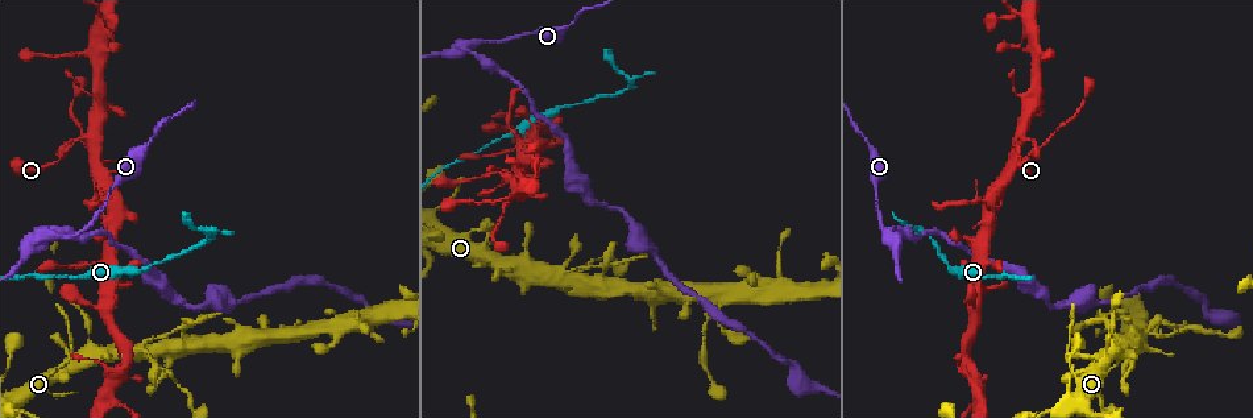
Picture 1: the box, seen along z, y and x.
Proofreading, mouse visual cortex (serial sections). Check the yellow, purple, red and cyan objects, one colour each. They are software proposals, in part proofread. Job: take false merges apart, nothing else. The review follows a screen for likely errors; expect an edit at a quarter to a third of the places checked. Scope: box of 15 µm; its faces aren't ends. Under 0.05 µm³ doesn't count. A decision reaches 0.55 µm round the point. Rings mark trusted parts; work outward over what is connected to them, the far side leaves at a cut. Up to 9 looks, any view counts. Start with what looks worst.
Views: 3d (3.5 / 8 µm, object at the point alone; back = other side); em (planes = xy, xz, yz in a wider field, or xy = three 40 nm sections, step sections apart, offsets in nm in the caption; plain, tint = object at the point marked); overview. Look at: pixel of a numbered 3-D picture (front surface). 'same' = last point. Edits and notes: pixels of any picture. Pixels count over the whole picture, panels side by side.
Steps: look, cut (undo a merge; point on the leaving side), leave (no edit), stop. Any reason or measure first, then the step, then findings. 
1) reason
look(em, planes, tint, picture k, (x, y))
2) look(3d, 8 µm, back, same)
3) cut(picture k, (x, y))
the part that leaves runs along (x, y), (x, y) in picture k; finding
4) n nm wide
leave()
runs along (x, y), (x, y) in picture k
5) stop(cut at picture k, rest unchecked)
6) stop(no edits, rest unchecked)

sharp bend
look(3d, 8 µm, picture 1, (629, 83))

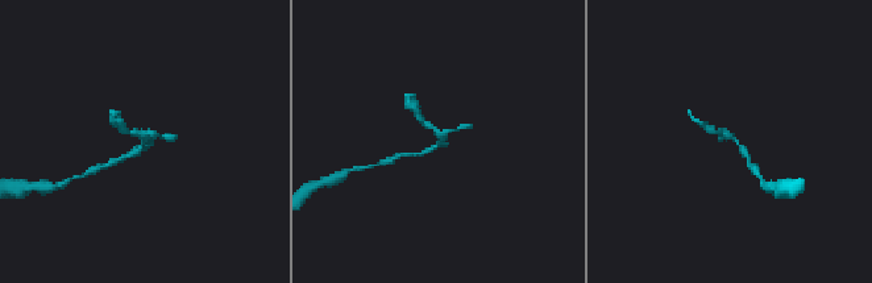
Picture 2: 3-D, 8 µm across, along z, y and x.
shape alone is not enough
look(em, xy, step 5, tint, picture 2, (731, 136))

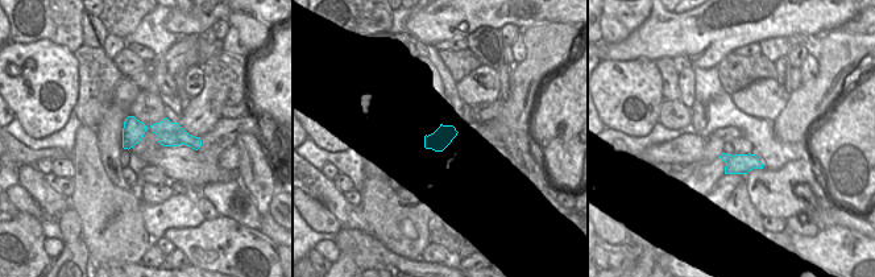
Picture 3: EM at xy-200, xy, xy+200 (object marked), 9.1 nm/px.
cut(picture 2, (169, 137))
two cells meet here

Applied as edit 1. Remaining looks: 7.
redraw
look(overview)

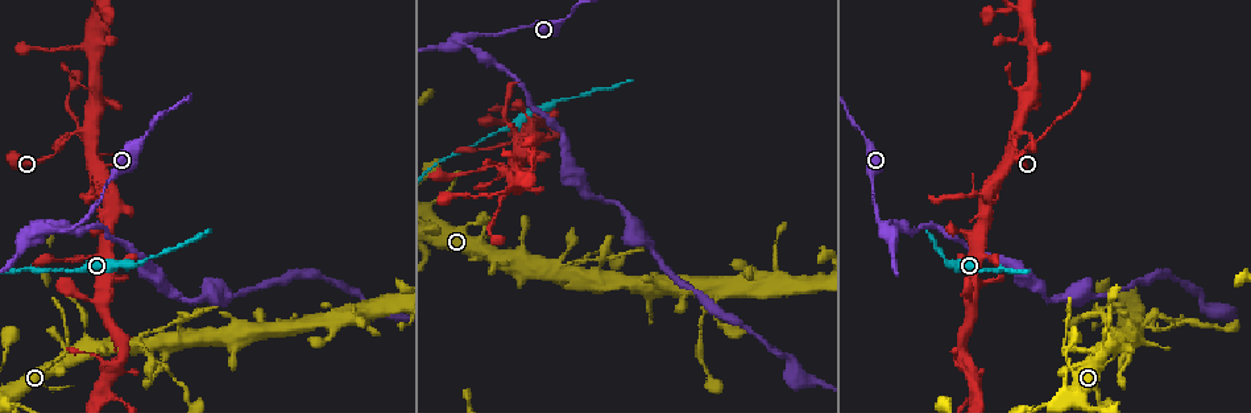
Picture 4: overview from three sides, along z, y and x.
calibre changes
look(3d, 8 µm, back, picture 4, (147, 345))

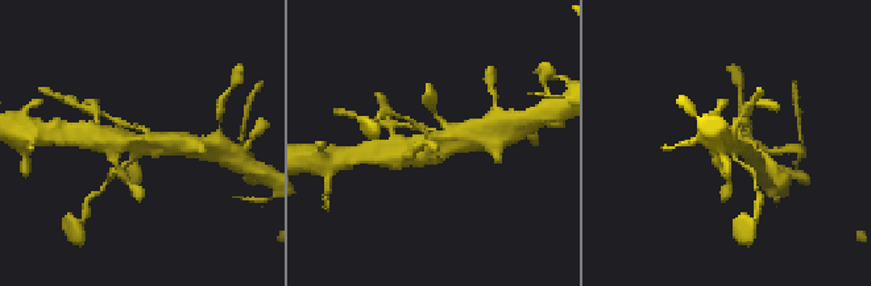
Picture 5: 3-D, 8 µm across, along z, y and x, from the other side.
need the tissue
look(em, planes, tint, picture 5, (435, 139))

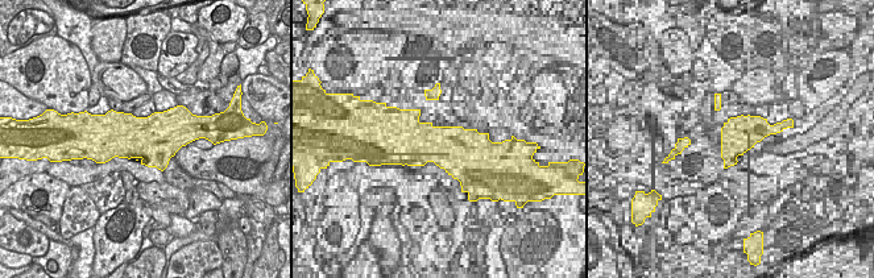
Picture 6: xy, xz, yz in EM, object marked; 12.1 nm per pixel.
cut(picture 5, (760, 103))
the part that leaves runs along (739, 115), (751, 103), (778, 107) in picture 5; a second cell is stuck on

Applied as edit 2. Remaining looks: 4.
abrupt turn
look(3d, 3.5 µm, picture 4, (43, 225))

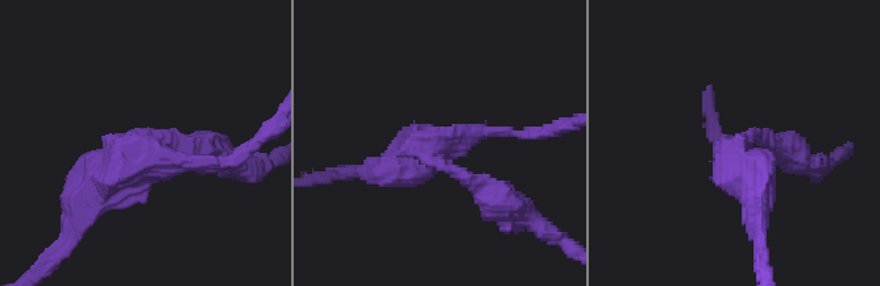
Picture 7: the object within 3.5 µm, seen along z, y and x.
3 arms; arms of 150, 250, 450 nm
look(em, xy, step 5, tint, picture 7, (441, 145))

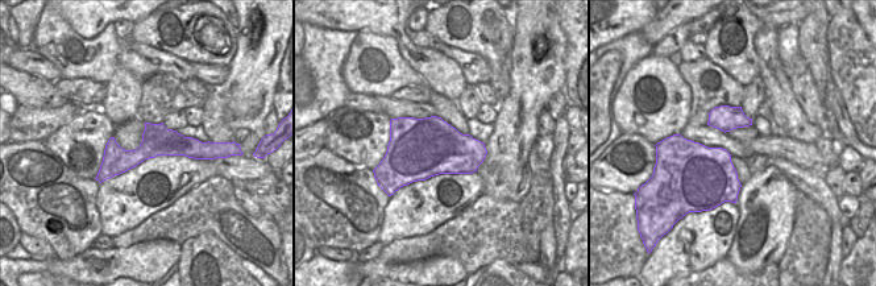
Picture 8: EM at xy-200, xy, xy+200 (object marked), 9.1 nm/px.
cut(picture 7, (190, 142))
the part that leaves runs along (431, 156), (532, 219) in picture 7; two cells meet here

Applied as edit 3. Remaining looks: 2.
stop(cut at picture 2, cut at picture 5, cut at picture 7, rest unchecked)

